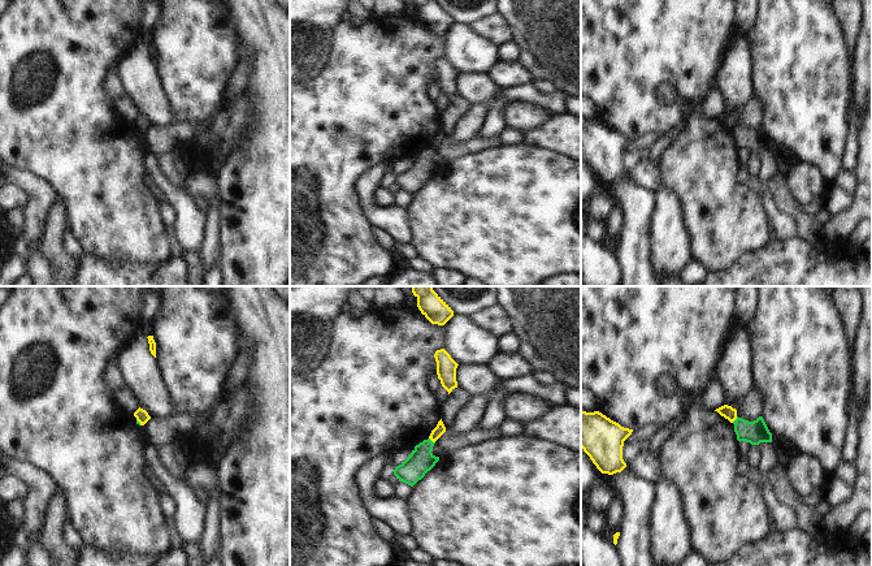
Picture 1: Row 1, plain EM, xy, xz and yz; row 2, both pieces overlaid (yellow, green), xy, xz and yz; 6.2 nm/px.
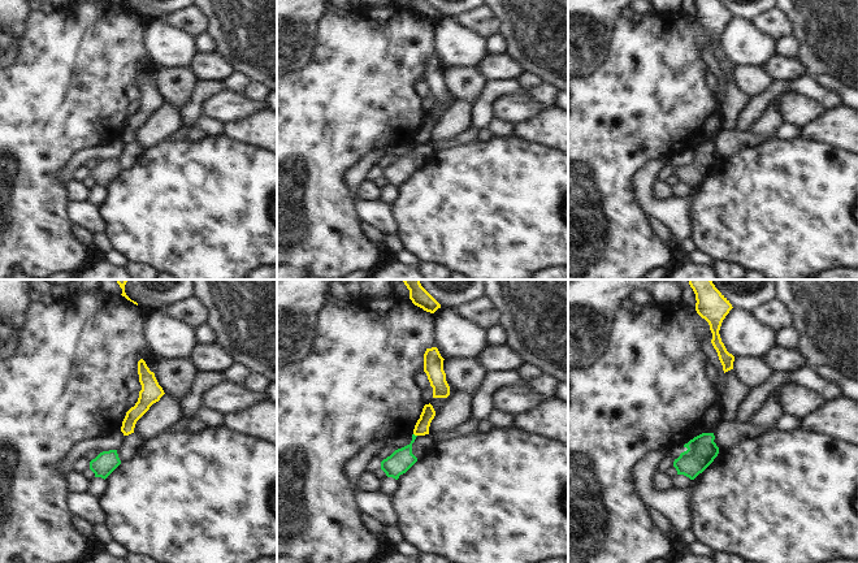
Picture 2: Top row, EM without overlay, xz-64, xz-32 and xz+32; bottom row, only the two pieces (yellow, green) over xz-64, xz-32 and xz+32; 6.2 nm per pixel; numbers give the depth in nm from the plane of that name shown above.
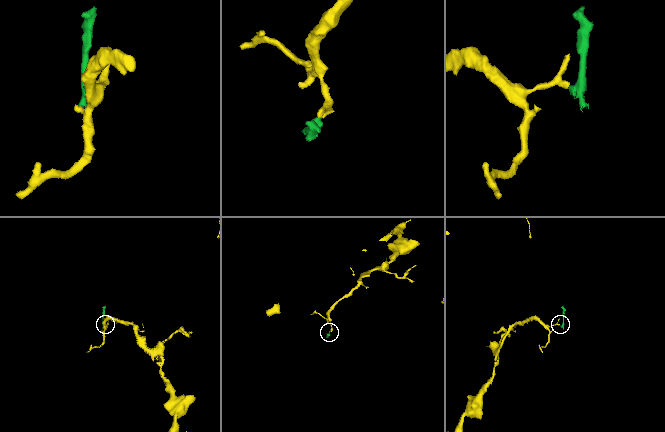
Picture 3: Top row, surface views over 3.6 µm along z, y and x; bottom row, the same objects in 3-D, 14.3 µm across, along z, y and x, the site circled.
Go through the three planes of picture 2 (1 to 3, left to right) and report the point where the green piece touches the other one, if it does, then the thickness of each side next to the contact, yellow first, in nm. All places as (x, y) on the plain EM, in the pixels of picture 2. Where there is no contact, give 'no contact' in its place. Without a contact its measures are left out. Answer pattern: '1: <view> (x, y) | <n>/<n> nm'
1: no contact
2: xz-32 (415, 143) | 90/150 nm
3: no contact

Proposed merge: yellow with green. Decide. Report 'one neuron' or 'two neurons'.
two neurons

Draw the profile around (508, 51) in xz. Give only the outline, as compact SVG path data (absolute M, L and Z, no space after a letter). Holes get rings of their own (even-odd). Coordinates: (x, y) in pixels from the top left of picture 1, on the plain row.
M513 39L498 46L499 62L511 62L519 60L520 53L521 51Z

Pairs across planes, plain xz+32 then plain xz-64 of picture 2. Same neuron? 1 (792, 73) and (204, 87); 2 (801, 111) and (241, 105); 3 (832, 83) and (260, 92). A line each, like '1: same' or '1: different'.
1: different
2: same
3: different

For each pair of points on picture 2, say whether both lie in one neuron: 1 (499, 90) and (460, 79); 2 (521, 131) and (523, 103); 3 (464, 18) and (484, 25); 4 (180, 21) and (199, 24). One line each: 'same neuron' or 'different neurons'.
1: different neurons
2: different neurons
3: same neuron
4: same neuron

